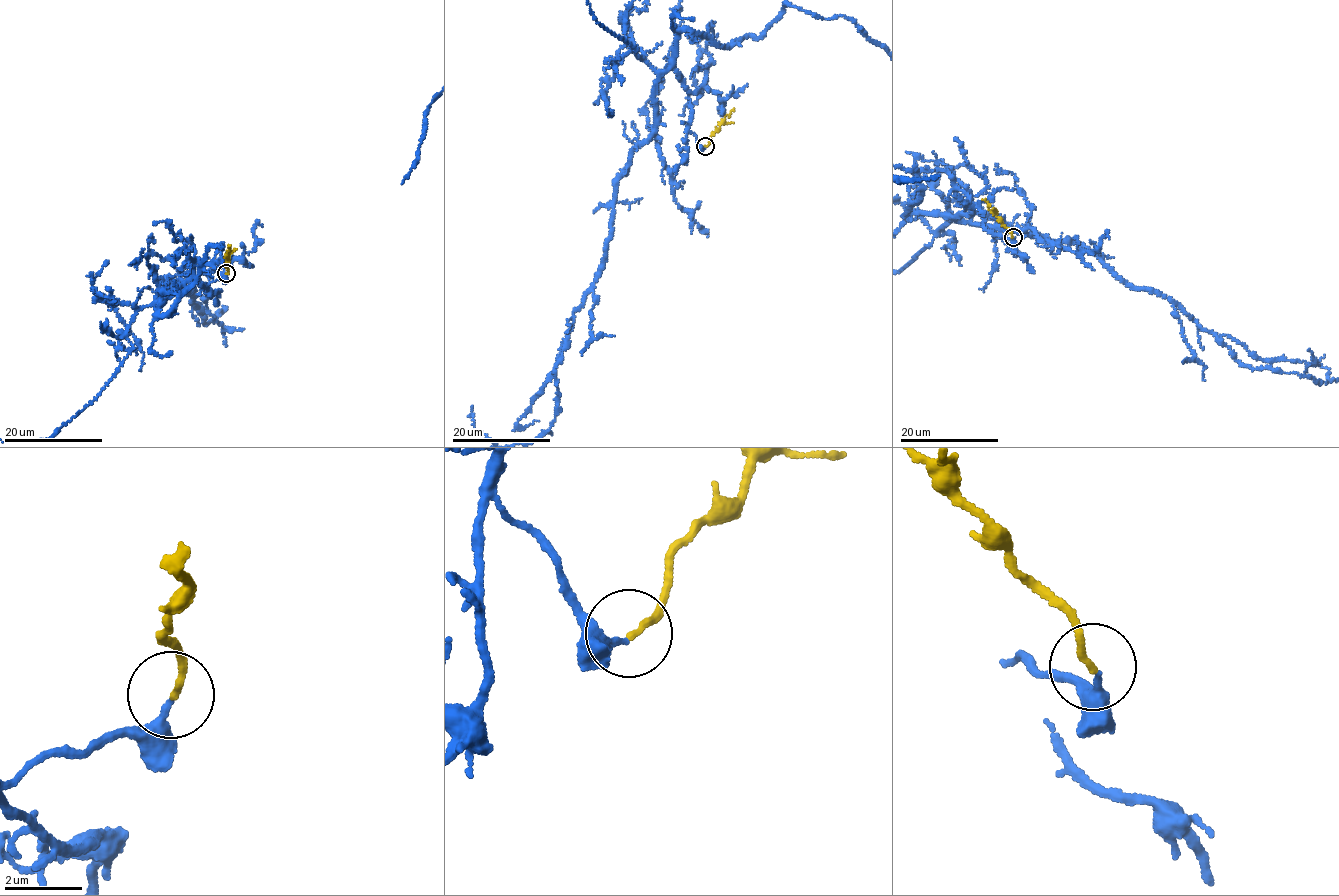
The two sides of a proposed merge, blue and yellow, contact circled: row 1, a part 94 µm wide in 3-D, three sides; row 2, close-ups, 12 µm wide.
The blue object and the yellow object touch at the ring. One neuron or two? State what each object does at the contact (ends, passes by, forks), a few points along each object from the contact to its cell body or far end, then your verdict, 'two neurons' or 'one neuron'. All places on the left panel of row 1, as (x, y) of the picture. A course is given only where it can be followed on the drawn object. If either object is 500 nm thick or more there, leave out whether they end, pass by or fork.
blue ends | yellow ends | blue via (227, 274), (201, 286), (189, 277), (141, 306), (126, 333), (130, 353), (50, 438) | yellow via (227, 273), (229, 245) | two neurons

